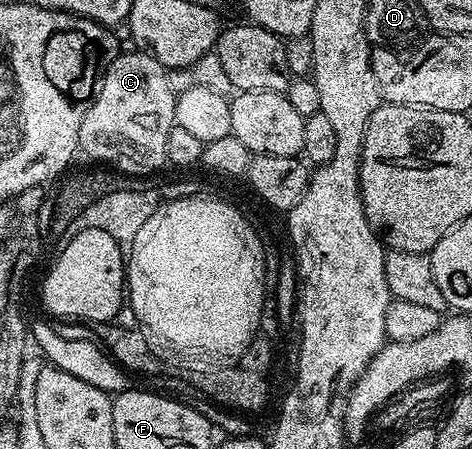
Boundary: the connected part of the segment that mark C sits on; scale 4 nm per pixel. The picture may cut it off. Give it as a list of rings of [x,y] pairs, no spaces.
[[[118,53],[117,59],[107,68],[101,91],[98,92],[97,99],[93,101],[93,106],[87,108],[87,116],[83,116],[83,124],[79,128],[79,146],[91,157],[98,158],[101,161],[98,163],[108,164],[128,175],[144,176],[166,165],[167,132],[171,132],[175,124],[177,94],[169,83],[170,71],[162,62],[155,60],[151,54],[132,53]]]

